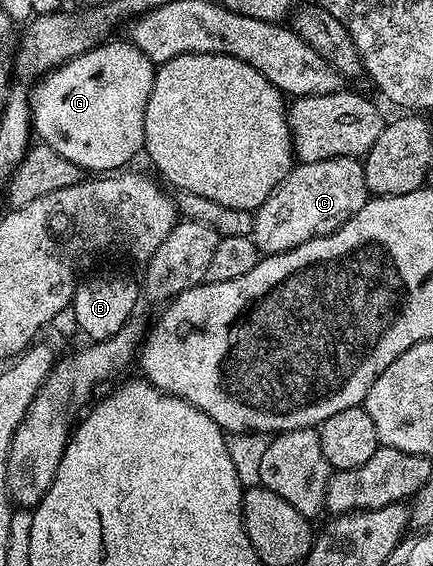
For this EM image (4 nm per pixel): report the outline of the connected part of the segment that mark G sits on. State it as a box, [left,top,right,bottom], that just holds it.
[29,39,153,174]

